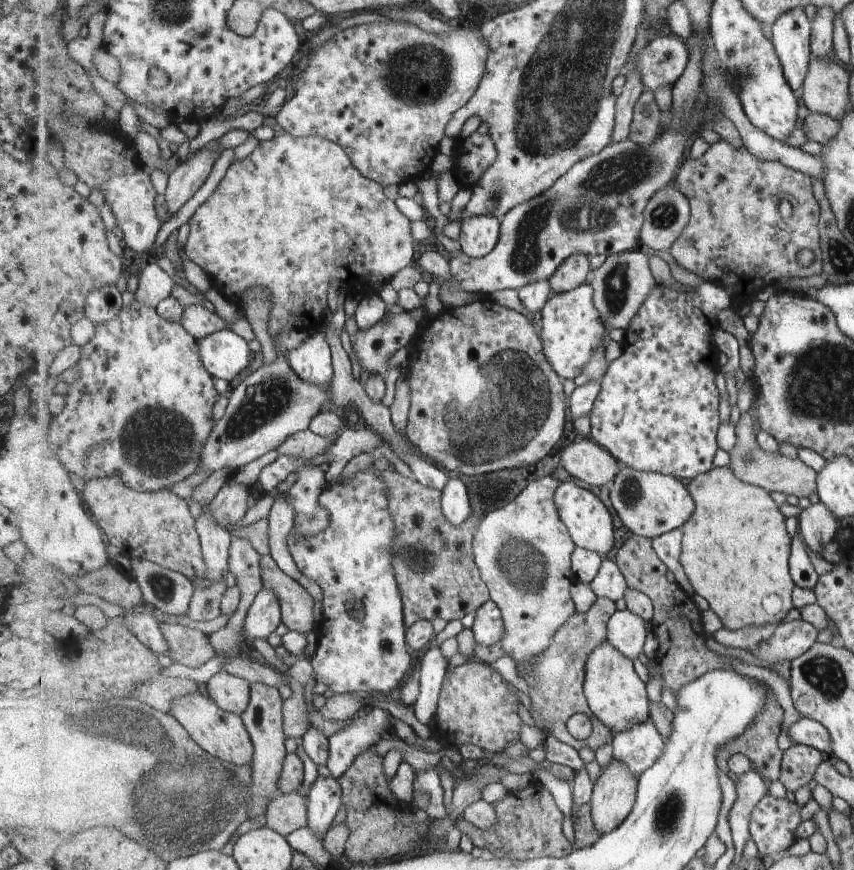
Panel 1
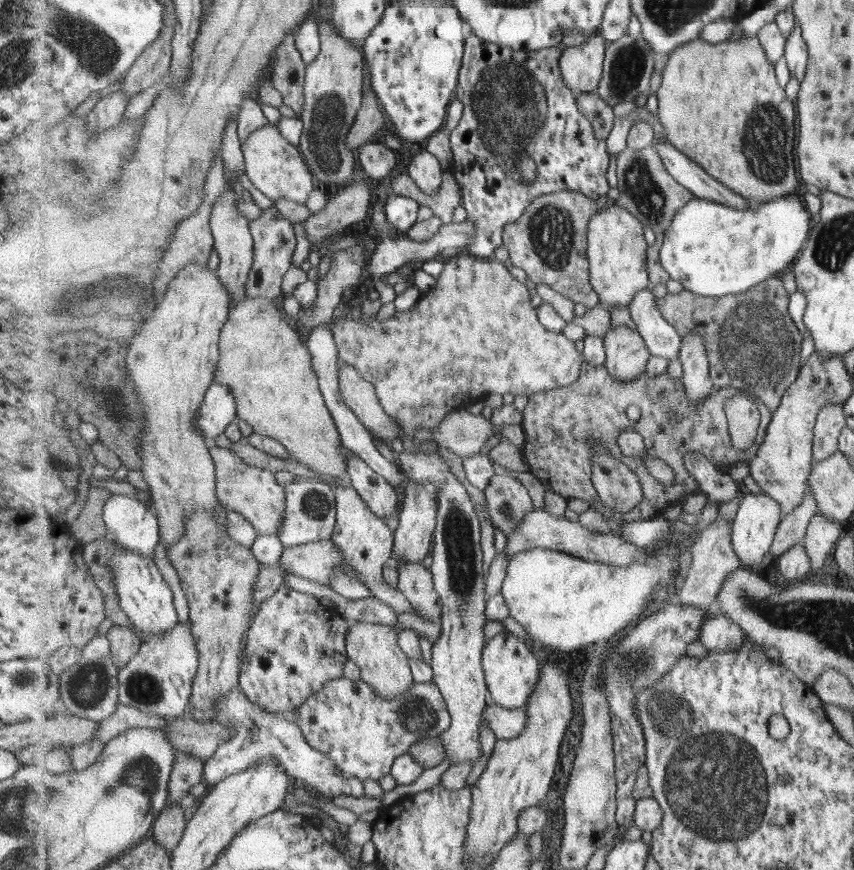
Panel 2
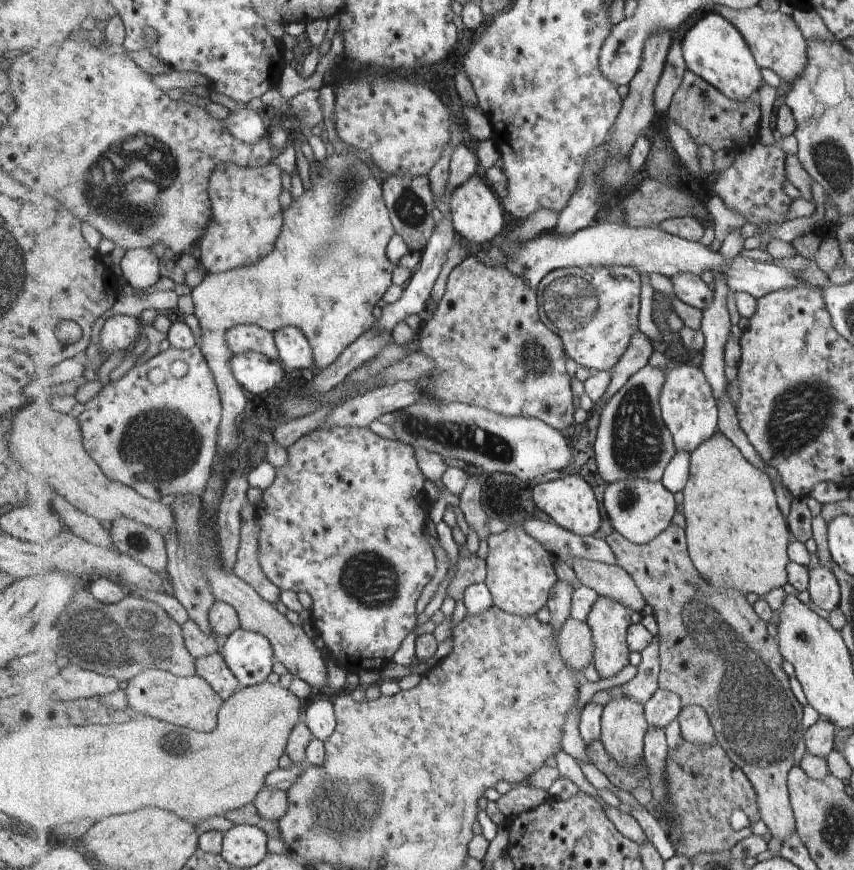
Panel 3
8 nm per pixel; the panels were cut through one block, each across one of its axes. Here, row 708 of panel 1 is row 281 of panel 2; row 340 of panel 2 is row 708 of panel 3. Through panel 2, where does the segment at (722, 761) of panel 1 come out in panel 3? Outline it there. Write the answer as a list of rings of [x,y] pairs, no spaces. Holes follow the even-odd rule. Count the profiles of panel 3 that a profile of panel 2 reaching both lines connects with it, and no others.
[[[671,524],[667,530],[664,530],[656,539],[653,539],[651,543],[644,545],[631,542],[628,538],[625,538],[625,536],[615,530],[605,539],[613,549],[613,552],[617,555],[616,564],[623,567],[635,579],[647,604],[652,607],[652,617],[658,620],[660,626],[660,634],[658,636],[658,640],[660,641],[661,661],[660,688],[676,692],[682,698],[685,707],[697,705],[708,712],[710,721],[713,723],[714,730],[716,731],[716,742],[719,742],[719,744],[728,751],[729,756],[732,756],[733,760],[736,760],[736,763],[745,771],[749,780],[752,780],[753,786],[756,788],[758,794],[762,820],[769,828],[771,835],[781,840],[781,842],[786,841],[790,838],[792,833],[795,833],[795,828],[797,828],[797,826],[795,826],[795,814],[793,814],[791,800],[789,800],[789,790],[787,790],[787,774],[791,772],[791,768],[797,766],[797,748],[801,748],[801,740],[806,740],[805,708],[803,708],[801,701],[795,698],[795,694],[793,694],[793,690],[791,690],[791,684],[789,684],[789,676],[783,672],[784,656],[781,654],[777,638],[773,637],[773,632],[769,632],[769,623],[766,623],[765,620],[757,614],[757,611],[754,609],[754,603],[749,604],[749,600],[747,600],[745,594],[741,591],[733,589],[721,592],[709,581],[705,580],[705,577],[697,570],[690,556],[686,529],[681,528],[681,526]],[[725,616],[729,616],[729,620],[733,620],[733,624],[737,624],[737,634],[725,623]]]

